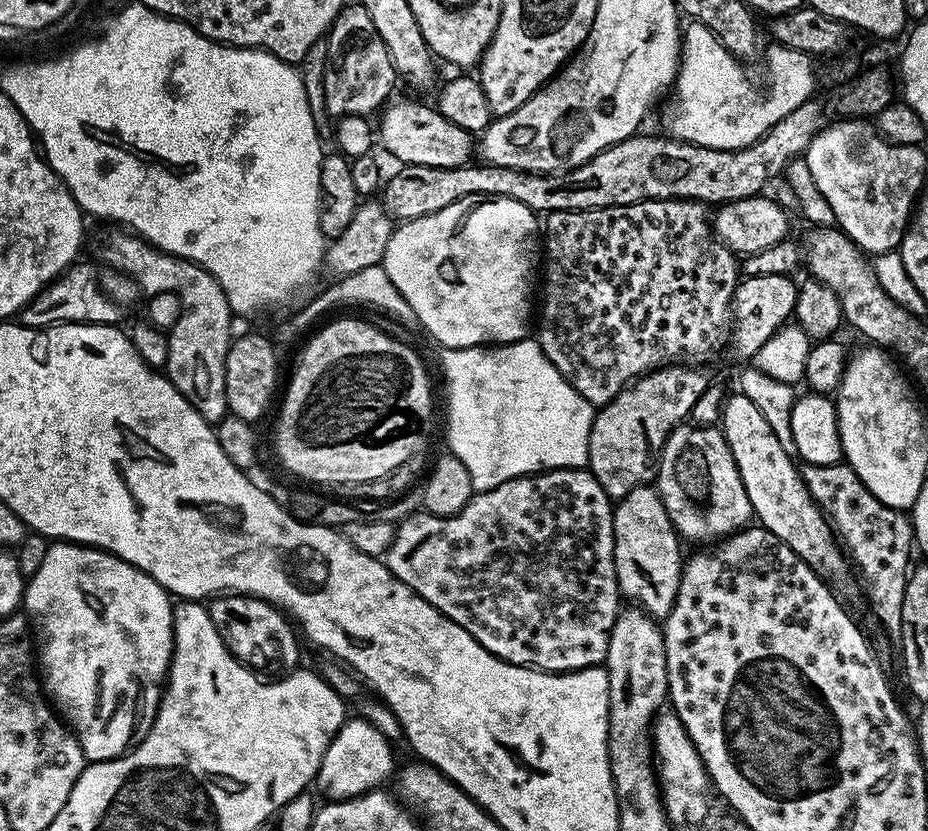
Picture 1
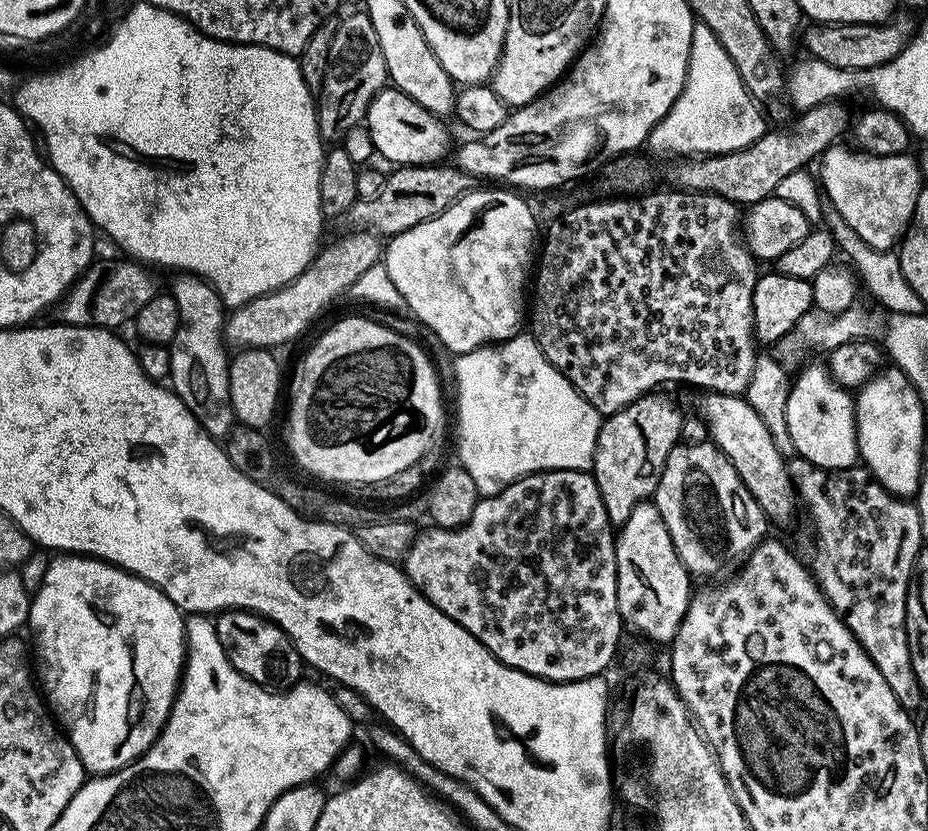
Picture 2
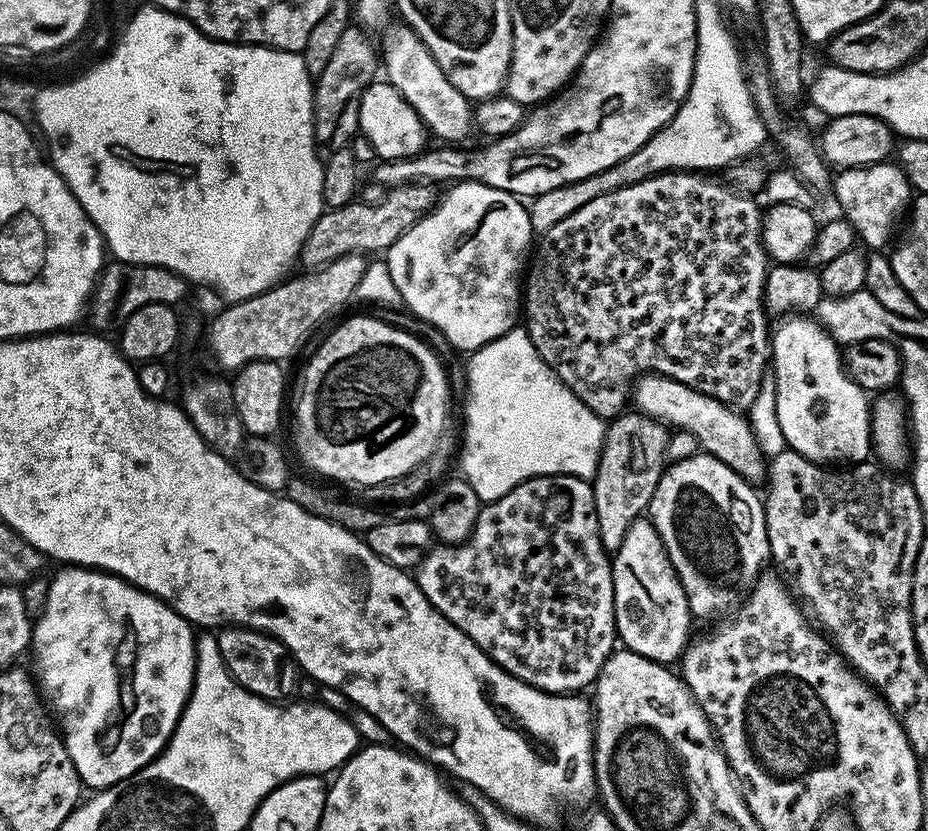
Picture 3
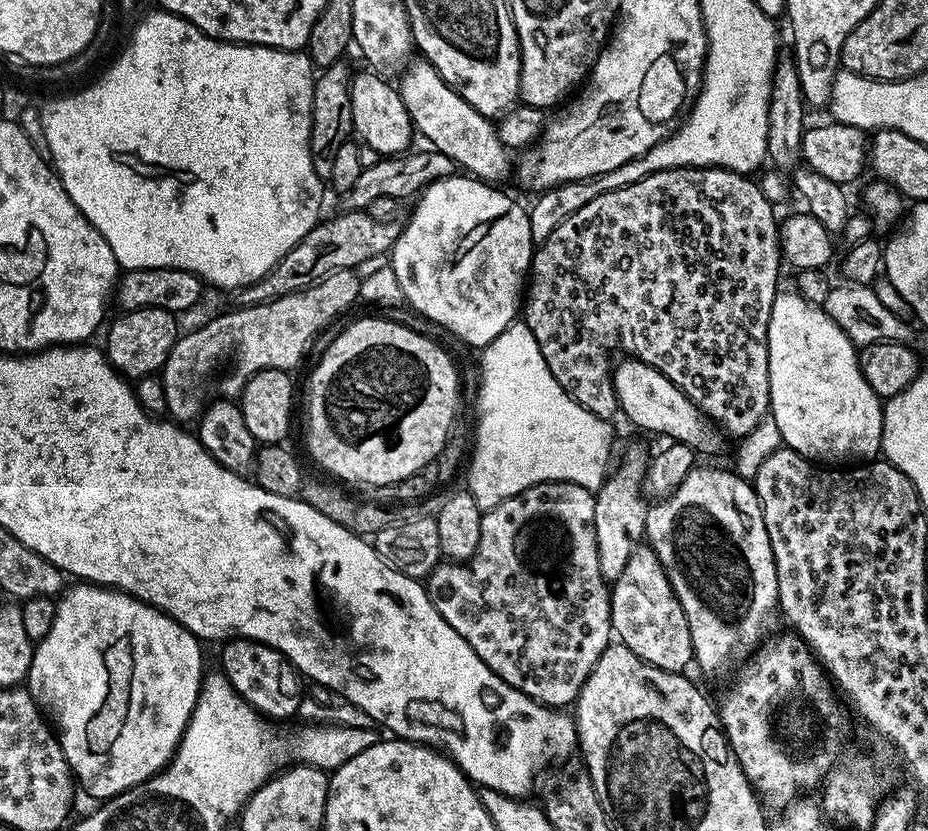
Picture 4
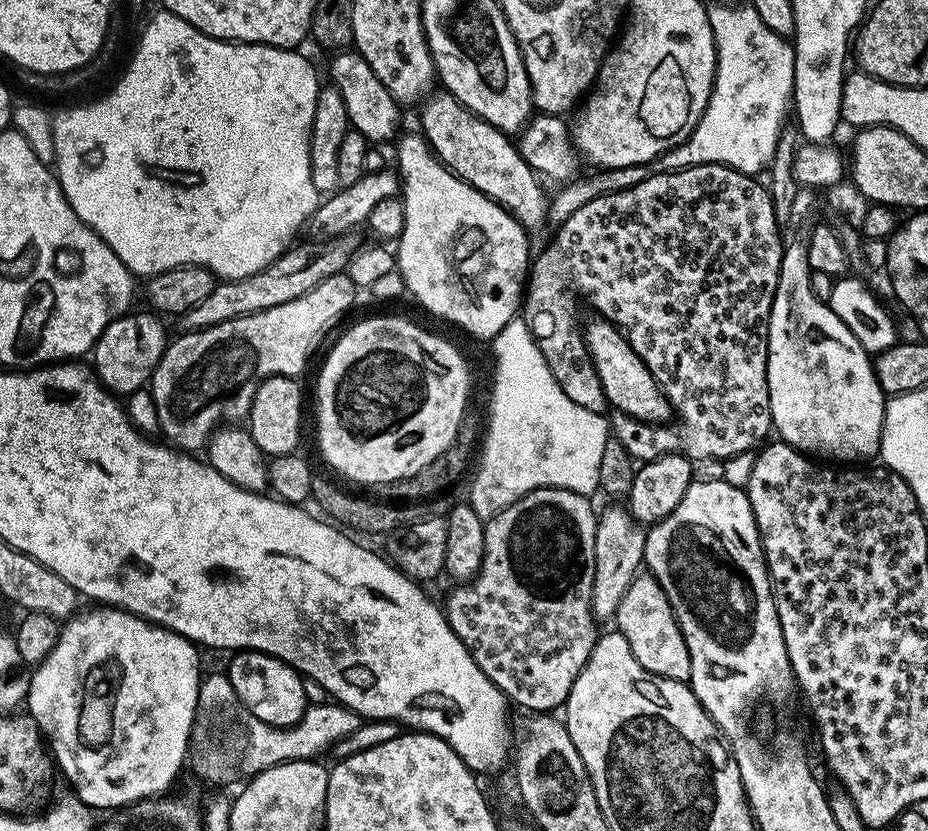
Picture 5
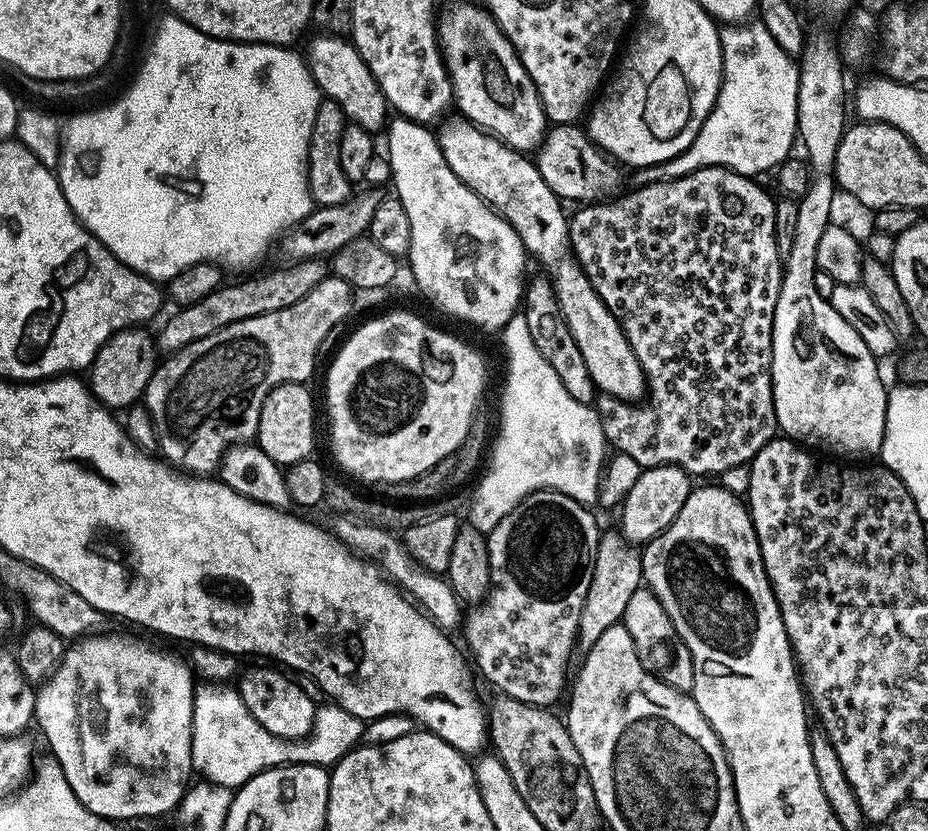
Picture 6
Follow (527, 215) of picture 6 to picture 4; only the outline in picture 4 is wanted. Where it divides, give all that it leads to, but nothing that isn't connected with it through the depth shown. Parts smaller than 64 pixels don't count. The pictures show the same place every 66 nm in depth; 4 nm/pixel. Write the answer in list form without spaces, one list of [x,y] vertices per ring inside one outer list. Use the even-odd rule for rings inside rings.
[[[416,58],[409,63],[406,71],[399,77],[398,87],[400,89],[400,97],[406,106],[406,110],[412,119],[413,129],[417,133],[420,132],[429,140],[431,147],[435,151],[446,154],[446,158],[450,158],[453,165],[457,169],[463,170],[467,175],[485,182],[500,182],[504,175],[509,175],[510,160],[508,164],[509,149],[506,148],[496,133],[497,125],[493,123],[487,116],[483,116],[478,110],[474,110],[474,106],[470,106],[470,102],[463,100],[453,88],[449,86],[443,78],[438,74],[438,70],[429,60]],[[624,358],[611,369],[611,382],[616,391],[619,411],[644,432],[669,436],[669,441],[690,446],[697,453],[716,452],[720,448],[721,429],[666,374],[654,366],[633,358]]]

